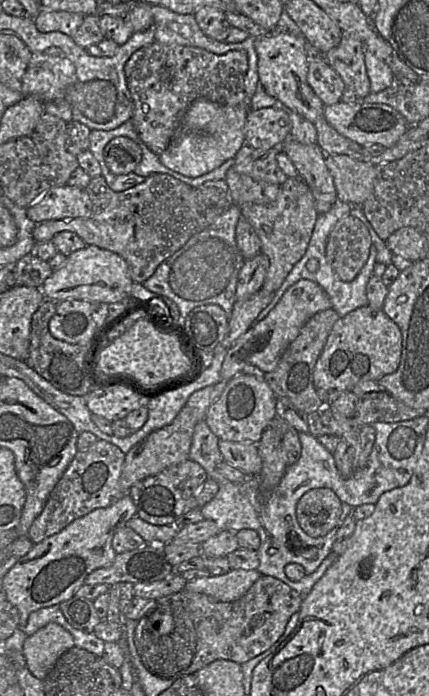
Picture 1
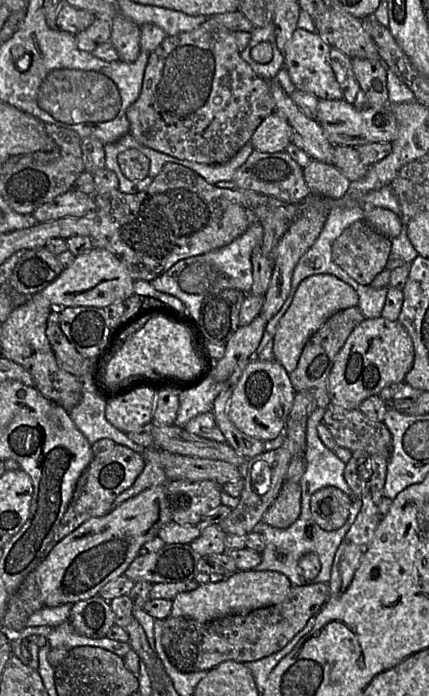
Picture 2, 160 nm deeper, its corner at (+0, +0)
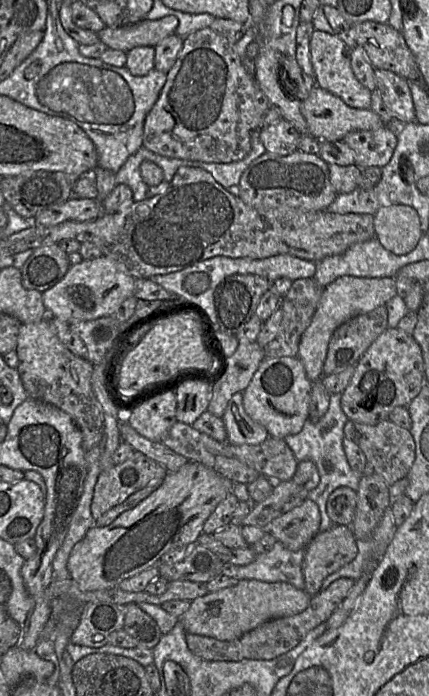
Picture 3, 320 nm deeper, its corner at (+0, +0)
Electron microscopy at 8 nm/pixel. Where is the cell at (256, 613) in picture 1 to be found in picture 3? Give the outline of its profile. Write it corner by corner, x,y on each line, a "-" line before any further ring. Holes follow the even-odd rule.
340,578
327,588
321,589
312,596
308,607
299,614
274,618
246,632
234,640
219,640
208,636
188,633
186,642
190,651
196,656
208,661
240,661
243,659
272,660
296,647
308,632
326,622
332,613
340,606
355,583
351,578

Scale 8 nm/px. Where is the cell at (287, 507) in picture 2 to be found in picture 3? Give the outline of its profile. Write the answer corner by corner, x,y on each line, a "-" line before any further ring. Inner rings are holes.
311,499
274,519
266,528
291,551
305,549
320,531
321,515

